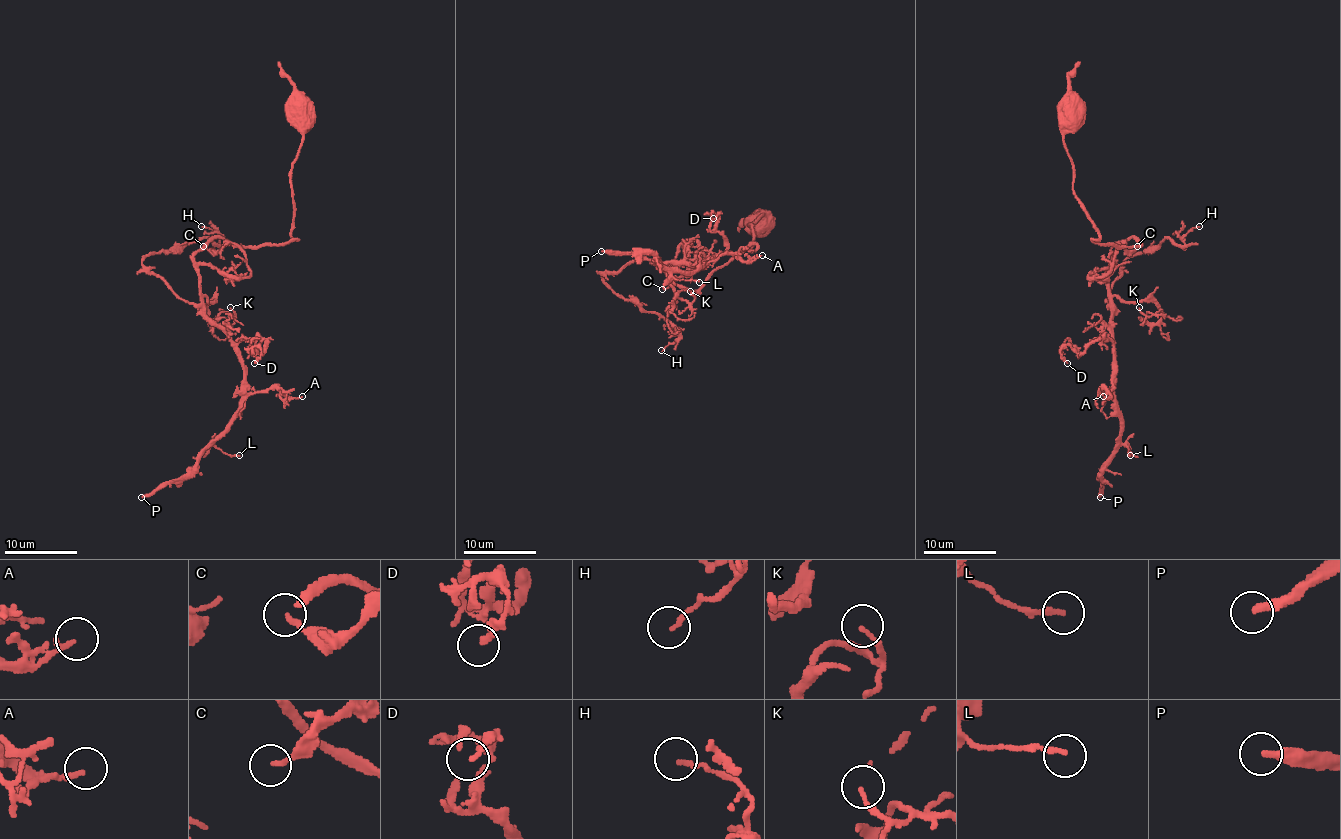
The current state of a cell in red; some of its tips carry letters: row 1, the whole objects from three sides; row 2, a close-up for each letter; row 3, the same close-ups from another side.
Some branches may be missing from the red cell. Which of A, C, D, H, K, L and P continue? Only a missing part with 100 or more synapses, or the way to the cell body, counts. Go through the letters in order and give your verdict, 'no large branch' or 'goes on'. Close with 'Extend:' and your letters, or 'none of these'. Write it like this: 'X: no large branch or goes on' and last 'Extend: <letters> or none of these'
A: no large branch
C: no large branch
D: no large branch
H: no large branch
K: no large branch
L: no large branch
P: goes on
Extend: P

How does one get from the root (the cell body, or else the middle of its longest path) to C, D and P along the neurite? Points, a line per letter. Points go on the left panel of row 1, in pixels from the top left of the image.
C: (301, 112), (310, 126), (292, 170), (297, 238), (214, 237), (194, 255), (246, 276), (235, 246), (203, 246)
D: (301, 112), (297, 238), (214, 237), (194, 255), (203, 313), (234, 341), (266, 340), (254, 363)
P: (301, 112), (297, 238), (214, 237), (194, 255), (203, 313), (243, 369), (241, 414), (141, 497)

